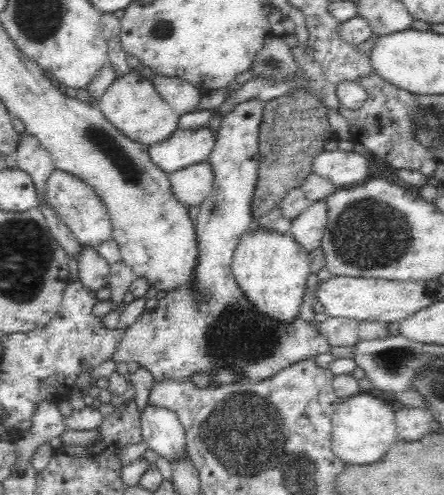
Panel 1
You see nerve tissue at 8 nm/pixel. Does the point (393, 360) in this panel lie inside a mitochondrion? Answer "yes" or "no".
yes

